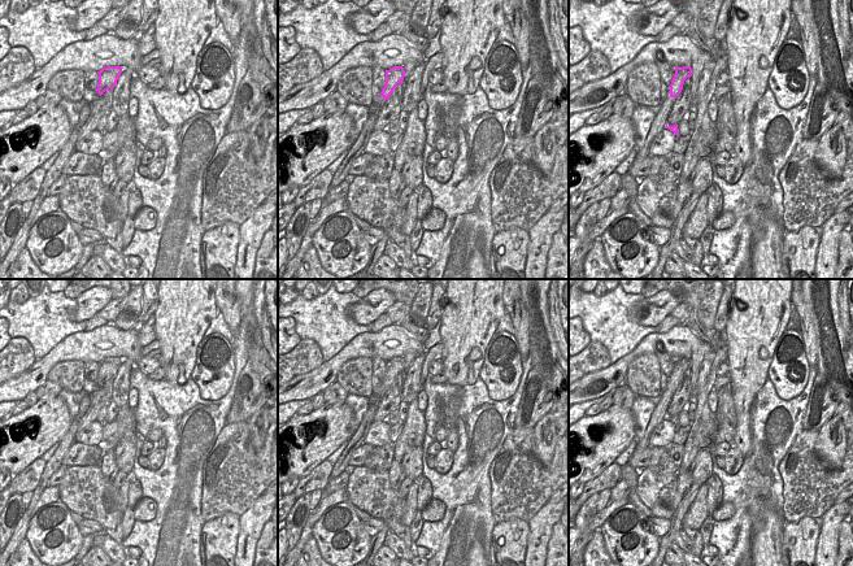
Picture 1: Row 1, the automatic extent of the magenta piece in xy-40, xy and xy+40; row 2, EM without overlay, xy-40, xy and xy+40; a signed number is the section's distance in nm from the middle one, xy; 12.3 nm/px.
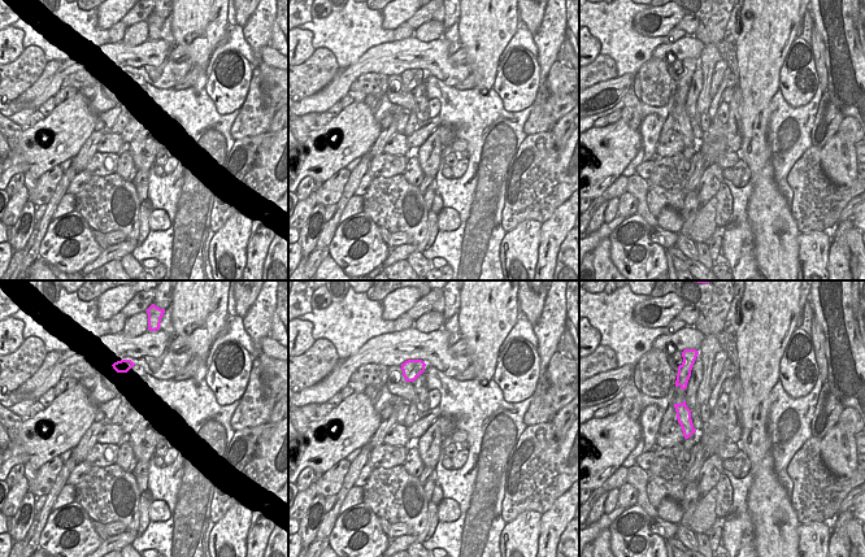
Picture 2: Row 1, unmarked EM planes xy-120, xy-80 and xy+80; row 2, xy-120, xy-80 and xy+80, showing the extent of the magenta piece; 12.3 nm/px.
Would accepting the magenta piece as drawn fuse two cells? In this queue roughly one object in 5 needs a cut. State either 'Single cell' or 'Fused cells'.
Fused cells.

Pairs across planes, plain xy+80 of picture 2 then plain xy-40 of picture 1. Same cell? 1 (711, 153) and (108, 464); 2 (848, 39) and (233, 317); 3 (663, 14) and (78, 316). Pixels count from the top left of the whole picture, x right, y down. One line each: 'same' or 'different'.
1: different
2: different
3: same

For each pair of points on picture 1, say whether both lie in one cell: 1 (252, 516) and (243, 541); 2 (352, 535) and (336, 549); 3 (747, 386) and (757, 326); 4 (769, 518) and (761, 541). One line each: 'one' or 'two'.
1: one
2: one
3: one
4: one

